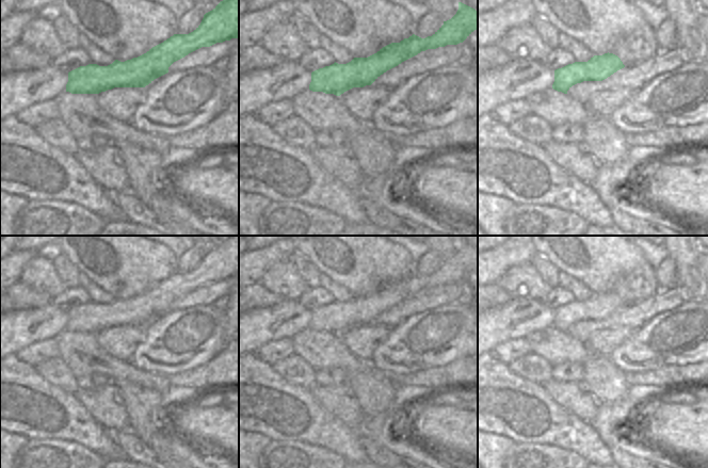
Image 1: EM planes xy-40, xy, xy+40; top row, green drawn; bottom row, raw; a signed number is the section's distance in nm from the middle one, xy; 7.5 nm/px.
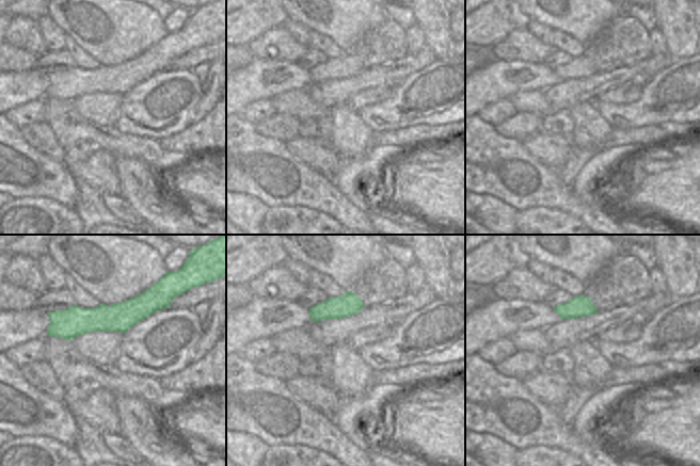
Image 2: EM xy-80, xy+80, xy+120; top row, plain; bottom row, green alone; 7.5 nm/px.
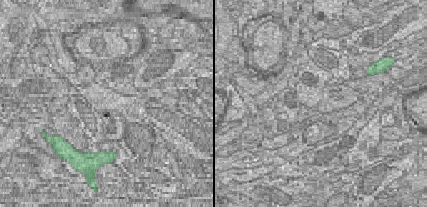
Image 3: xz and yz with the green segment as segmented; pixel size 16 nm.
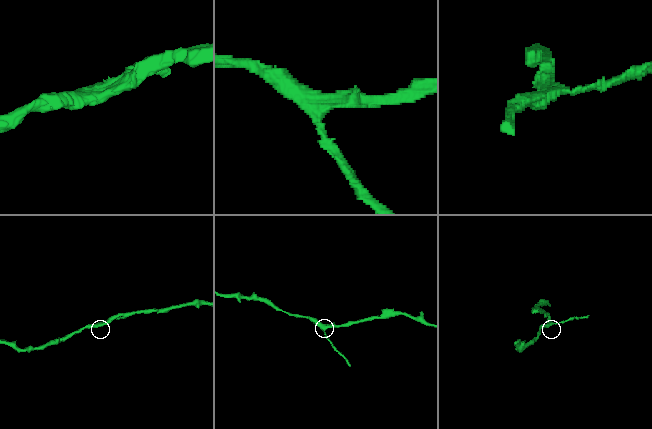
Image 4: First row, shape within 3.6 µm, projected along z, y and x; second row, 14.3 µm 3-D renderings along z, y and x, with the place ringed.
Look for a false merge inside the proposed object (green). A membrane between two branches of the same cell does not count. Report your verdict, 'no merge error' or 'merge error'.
merge error

